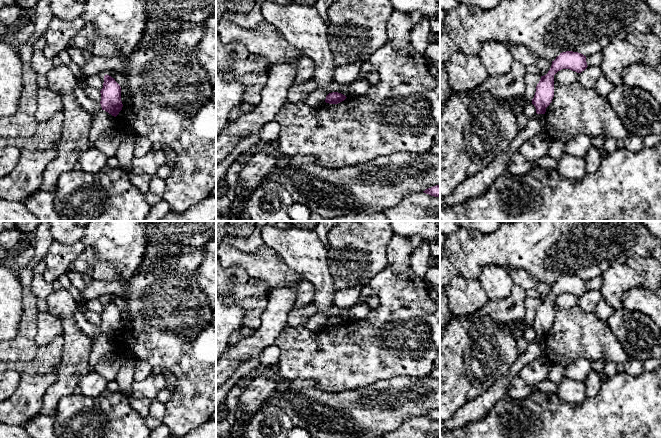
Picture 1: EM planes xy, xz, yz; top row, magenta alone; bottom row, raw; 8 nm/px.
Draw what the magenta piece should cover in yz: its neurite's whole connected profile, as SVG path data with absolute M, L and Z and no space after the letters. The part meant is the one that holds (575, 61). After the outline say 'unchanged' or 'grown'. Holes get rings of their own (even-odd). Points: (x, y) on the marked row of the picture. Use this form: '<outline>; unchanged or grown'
M566 51L560 53L554 61L548 73L541 76L536 86L536 92L532 99L532 104L536 108L537 114L545 114L546 108L554 97L554 75L562 69L570 69L581 73L587 68L586 56L581 53Z; unchanged

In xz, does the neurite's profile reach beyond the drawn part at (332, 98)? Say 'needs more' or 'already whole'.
already whole

